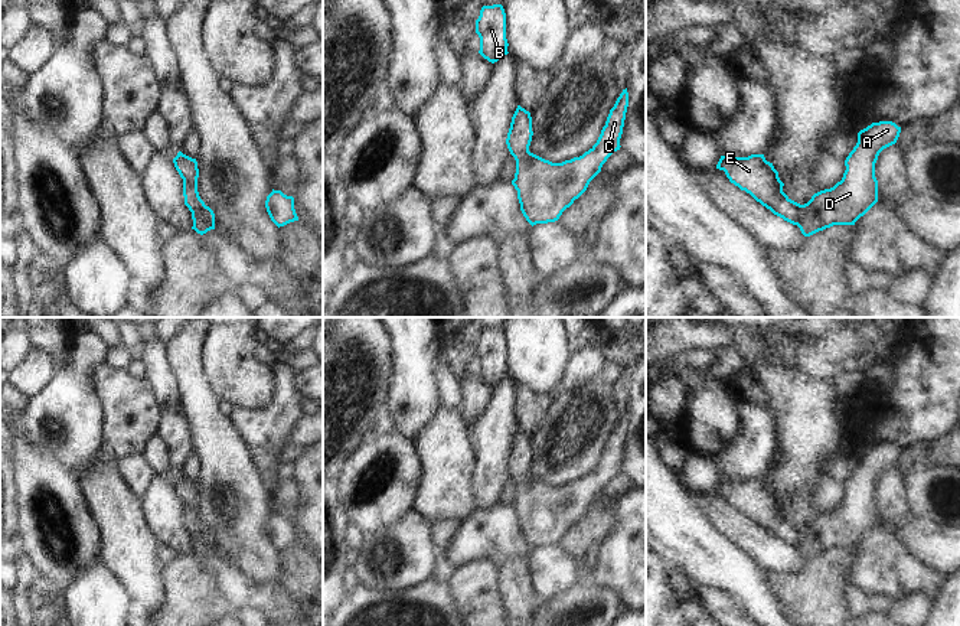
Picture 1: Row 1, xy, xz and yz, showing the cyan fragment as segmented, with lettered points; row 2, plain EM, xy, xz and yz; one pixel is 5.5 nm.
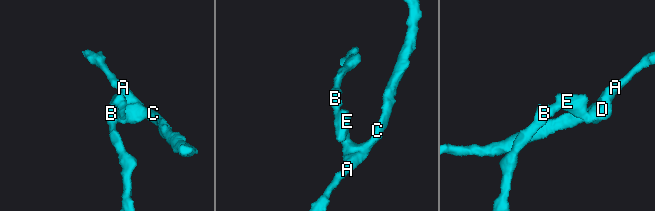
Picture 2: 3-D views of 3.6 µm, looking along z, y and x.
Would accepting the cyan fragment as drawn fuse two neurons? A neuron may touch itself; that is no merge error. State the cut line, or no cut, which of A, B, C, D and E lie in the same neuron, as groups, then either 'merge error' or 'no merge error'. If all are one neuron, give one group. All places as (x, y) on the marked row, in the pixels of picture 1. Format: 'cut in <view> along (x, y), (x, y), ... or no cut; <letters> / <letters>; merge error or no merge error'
cut in yz along (802, 205), (796, 224); A C D / B E; merge error

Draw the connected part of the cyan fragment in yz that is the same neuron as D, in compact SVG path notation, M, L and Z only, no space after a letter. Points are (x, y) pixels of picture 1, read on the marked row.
M892 121L872 123L858 133L842 180L800 206L797 226L804 237L833 225L855 225L878 202L875 163L884 149L897 143L899 133L901 127Z

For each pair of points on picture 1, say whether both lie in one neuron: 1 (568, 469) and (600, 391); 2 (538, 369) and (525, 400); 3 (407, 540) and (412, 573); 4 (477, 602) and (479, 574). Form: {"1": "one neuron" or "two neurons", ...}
{"1": "one neuron", "2": "two neurons", "3": "one neuron", "4": "one neuron"}

